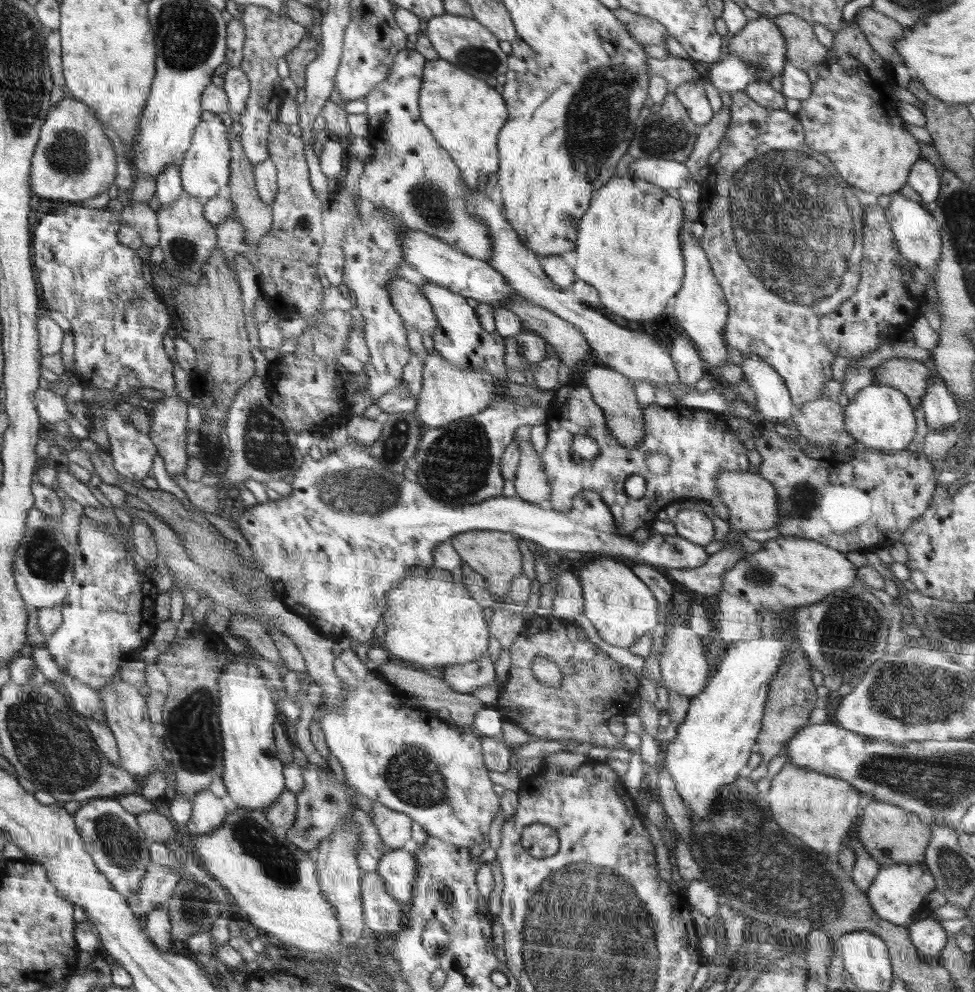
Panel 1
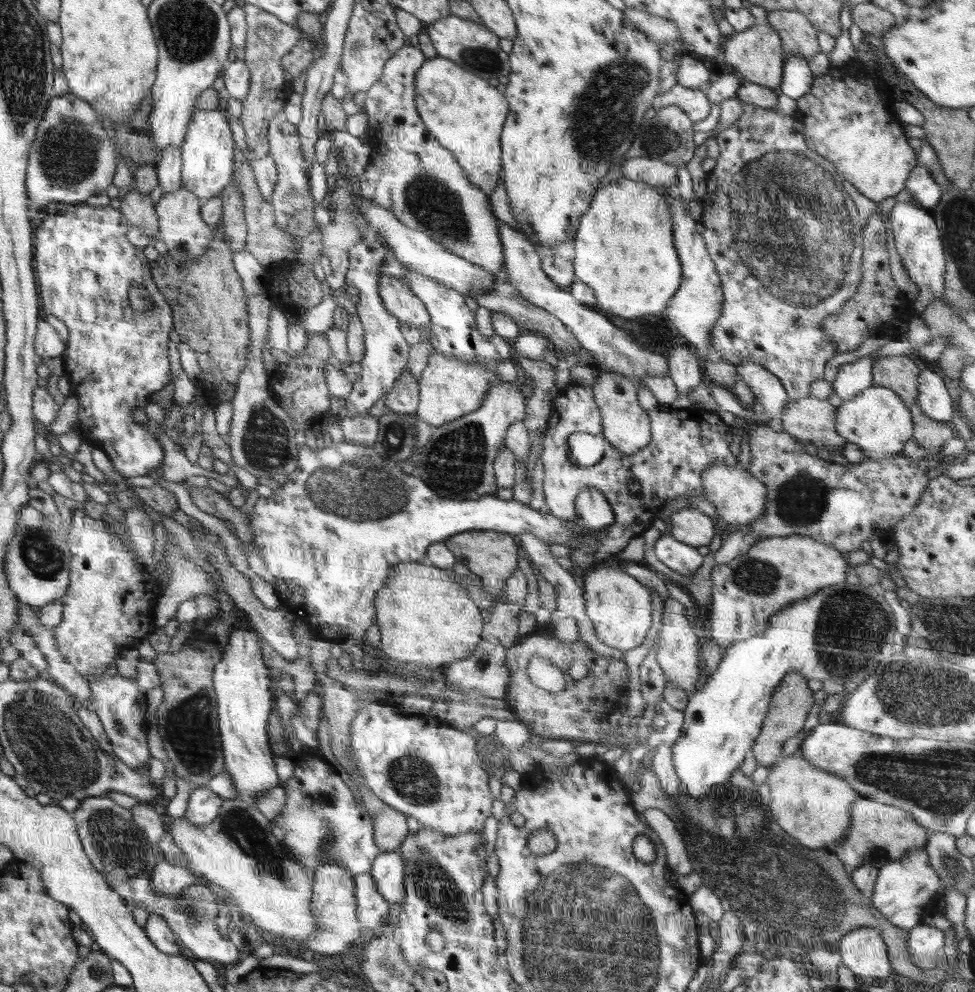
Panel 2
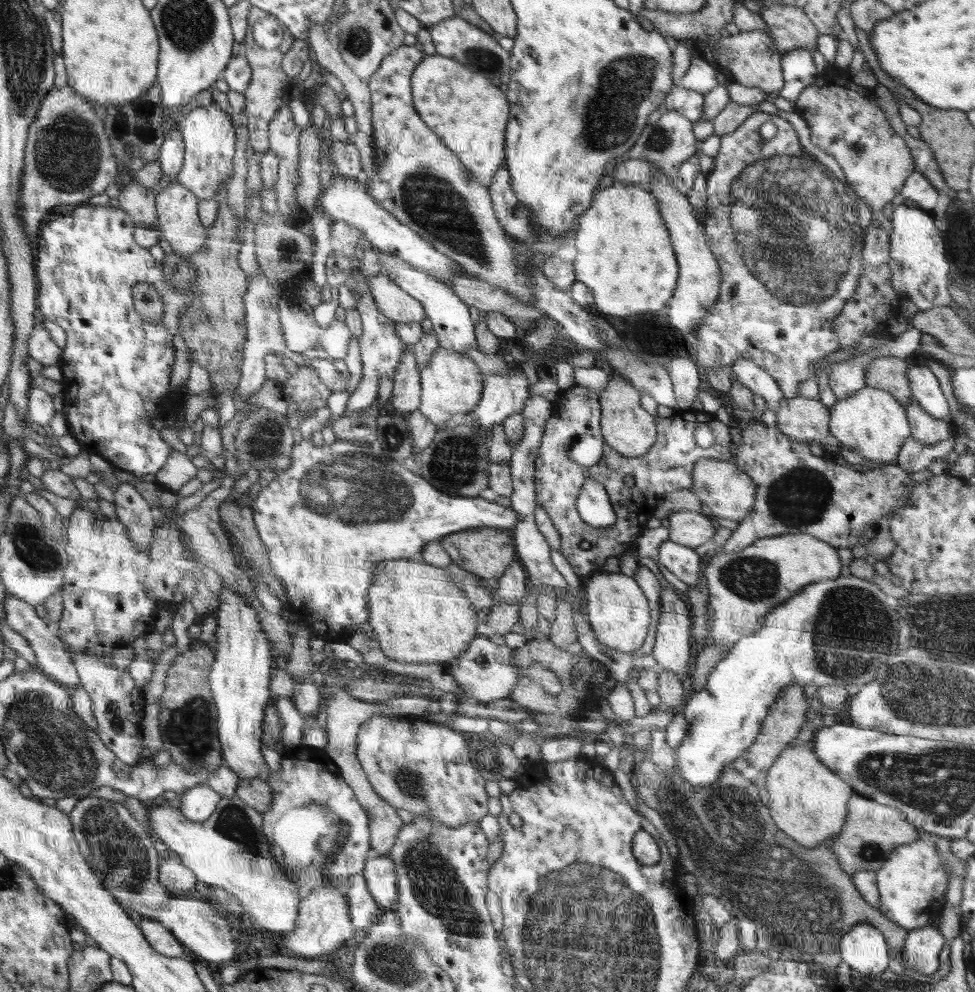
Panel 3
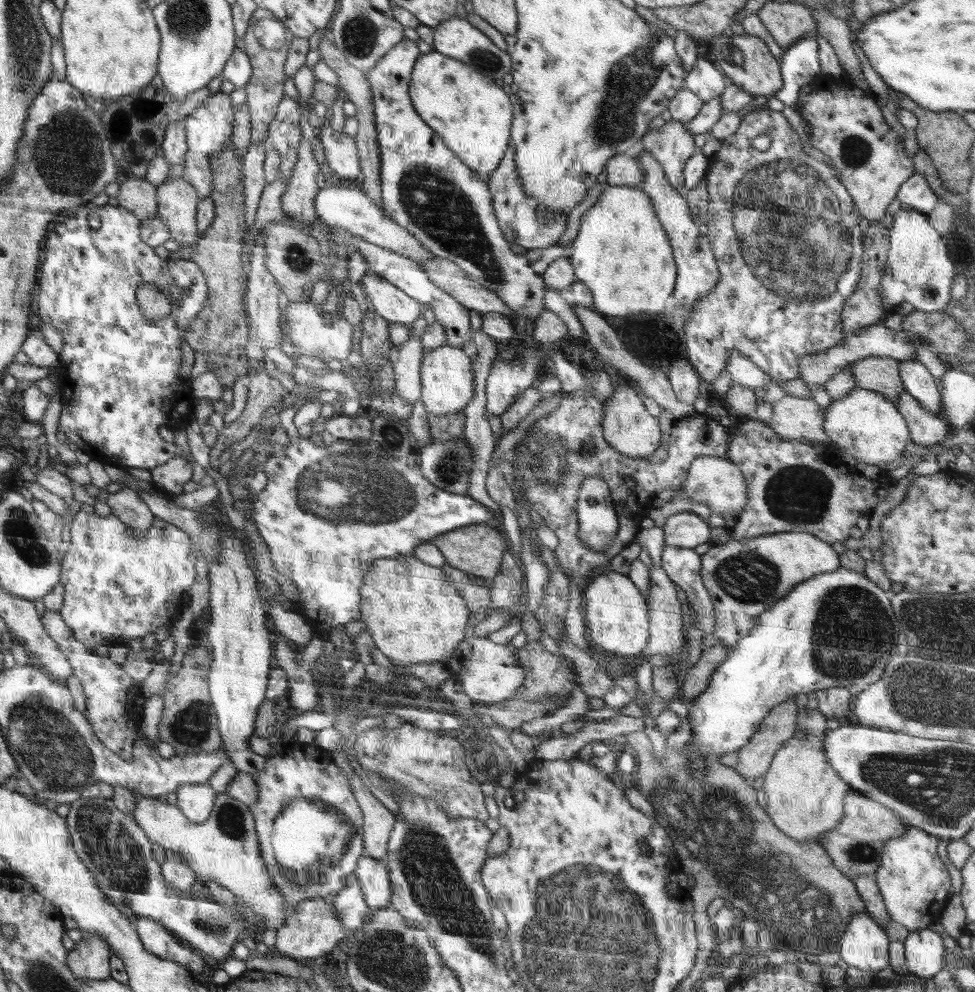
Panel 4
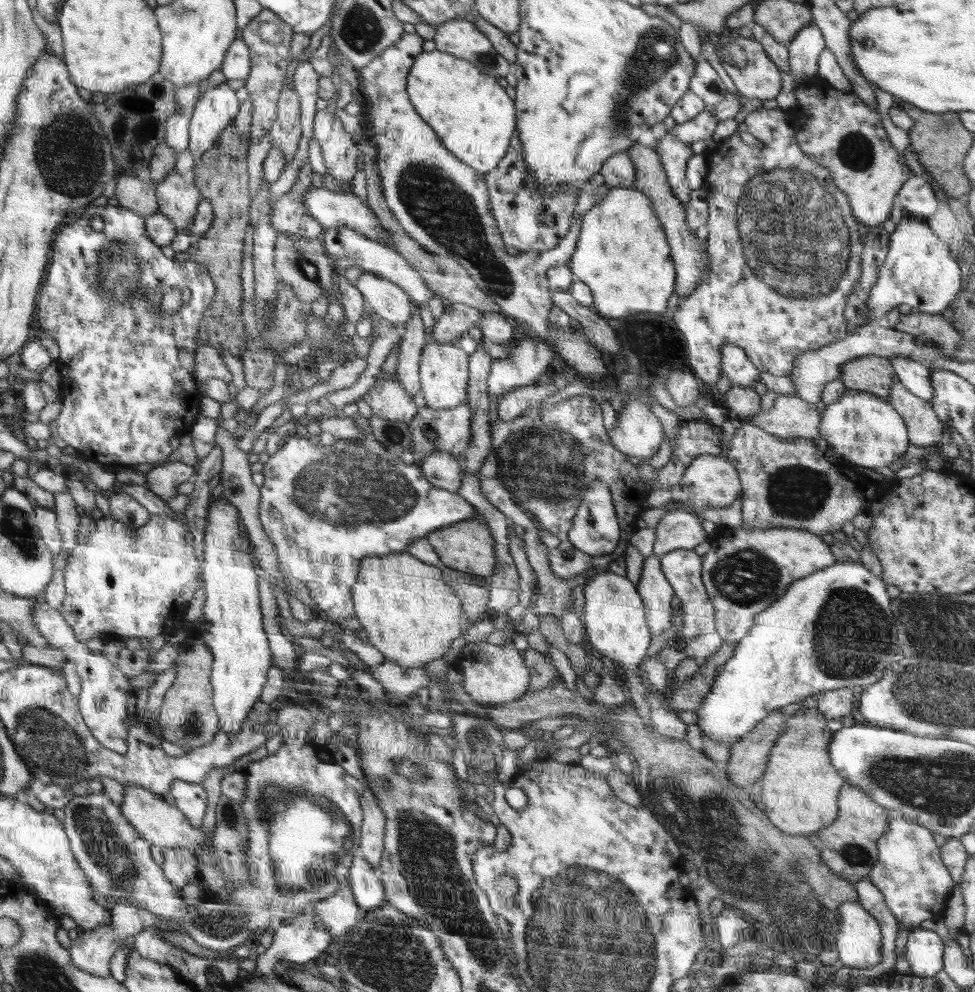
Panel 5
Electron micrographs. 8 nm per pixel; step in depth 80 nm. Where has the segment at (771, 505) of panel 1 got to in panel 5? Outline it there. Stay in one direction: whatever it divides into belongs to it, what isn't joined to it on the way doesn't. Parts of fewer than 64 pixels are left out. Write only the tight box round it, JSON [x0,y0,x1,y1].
[646,455,742,514]

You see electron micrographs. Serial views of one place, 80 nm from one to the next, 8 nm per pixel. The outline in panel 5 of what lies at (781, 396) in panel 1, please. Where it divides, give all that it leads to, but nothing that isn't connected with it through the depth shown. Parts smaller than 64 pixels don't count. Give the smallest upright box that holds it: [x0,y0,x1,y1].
[720,345,760,388]

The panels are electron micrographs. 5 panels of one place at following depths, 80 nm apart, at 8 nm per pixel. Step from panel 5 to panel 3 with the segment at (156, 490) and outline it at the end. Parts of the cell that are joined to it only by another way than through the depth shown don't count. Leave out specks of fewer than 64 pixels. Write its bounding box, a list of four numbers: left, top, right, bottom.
[154,449,198,492]

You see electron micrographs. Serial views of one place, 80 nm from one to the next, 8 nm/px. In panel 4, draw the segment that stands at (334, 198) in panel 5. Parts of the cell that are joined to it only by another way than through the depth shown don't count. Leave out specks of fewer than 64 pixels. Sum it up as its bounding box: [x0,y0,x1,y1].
[314,179,436,264]

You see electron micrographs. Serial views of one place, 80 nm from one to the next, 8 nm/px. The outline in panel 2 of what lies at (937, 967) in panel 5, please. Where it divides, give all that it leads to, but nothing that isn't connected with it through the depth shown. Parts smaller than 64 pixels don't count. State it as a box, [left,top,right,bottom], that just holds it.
[907,922,945,969]

